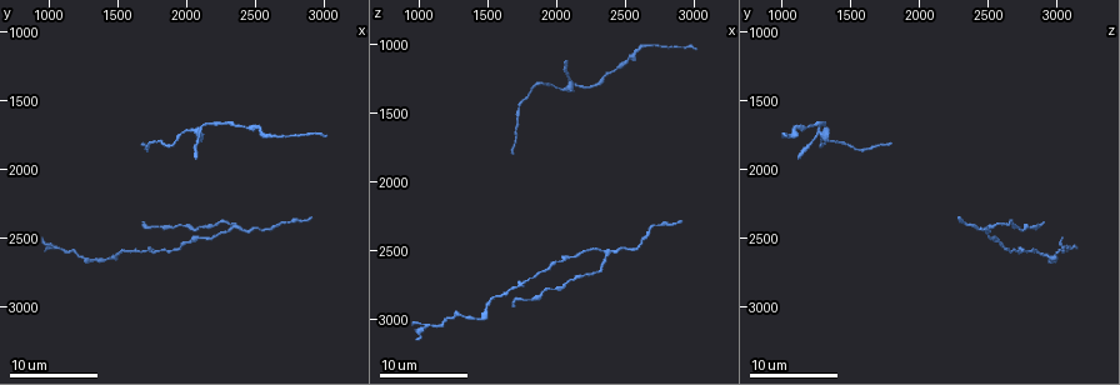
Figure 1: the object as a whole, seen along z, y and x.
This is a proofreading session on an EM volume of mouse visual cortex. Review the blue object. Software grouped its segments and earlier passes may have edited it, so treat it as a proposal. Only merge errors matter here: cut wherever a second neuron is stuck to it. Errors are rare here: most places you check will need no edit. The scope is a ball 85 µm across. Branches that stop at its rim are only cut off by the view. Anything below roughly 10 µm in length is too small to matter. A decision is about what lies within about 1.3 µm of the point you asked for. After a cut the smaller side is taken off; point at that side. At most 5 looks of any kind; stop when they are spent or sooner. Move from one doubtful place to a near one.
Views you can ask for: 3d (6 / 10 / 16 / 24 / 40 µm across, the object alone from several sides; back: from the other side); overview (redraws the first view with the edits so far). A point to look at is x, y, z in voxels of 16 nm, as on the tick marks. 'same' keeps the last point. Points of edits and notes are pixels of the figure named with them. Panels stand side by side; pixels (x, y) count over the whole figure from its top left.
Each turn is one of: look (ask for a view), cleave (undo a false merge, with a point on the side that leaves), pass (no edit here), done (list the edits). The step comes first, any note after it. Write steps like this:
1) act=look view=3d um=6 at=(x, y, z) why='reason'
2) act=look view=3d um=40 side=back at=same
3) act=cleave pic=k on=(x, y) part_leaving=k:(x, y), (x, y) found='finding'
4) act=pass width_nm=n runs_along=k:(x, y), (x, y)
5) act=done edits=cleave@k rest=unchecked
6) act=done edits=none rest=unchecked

act=look view=3d um=16 at=(1700, 2620, 2780)

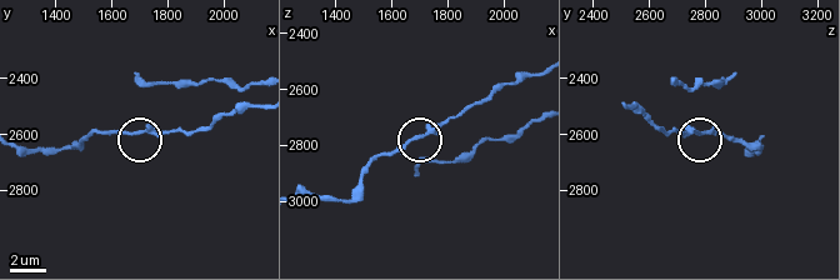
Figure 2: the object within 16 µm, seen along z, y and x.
act=look view=3d um=6 at=(1680, 2590, 2780) why='zoom in'

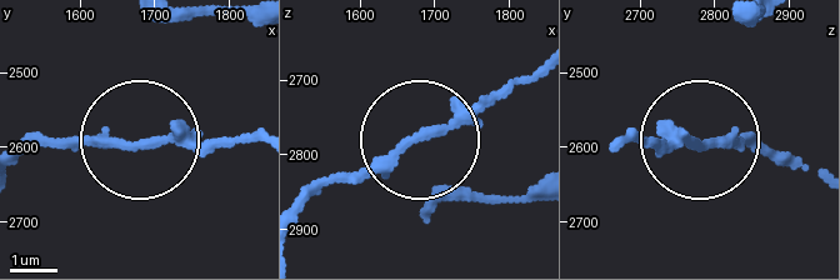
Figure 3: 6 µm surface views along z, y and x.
act=pass found='one neuron here'

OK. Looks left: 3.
act=look view=3d um=10 at=(2100, 2520, 2540)

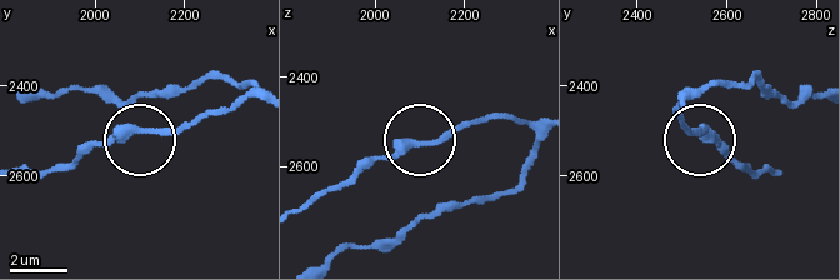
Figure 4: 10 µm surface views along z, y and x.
act=pass found='continuous, no second neuron'

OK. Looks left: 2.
act=look view=3d um=10 at=(2140, 1660, 1300) why='sudden change in width'

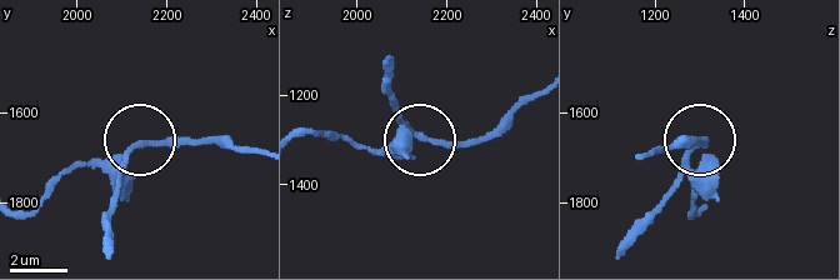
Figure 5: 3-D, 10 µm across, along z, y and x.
act=look view=3d um=6 at=(2135, 1670, 1290) why='closer look'

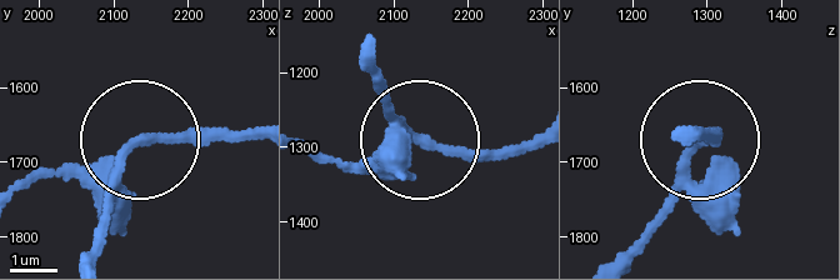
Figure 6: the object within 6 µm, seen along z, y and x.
act=pass runs_along=6:(25, 189), (156, 136), (253, 136) found='continuous, no second neuron'

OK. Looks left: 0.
act=done edits=none rest=unchecked

